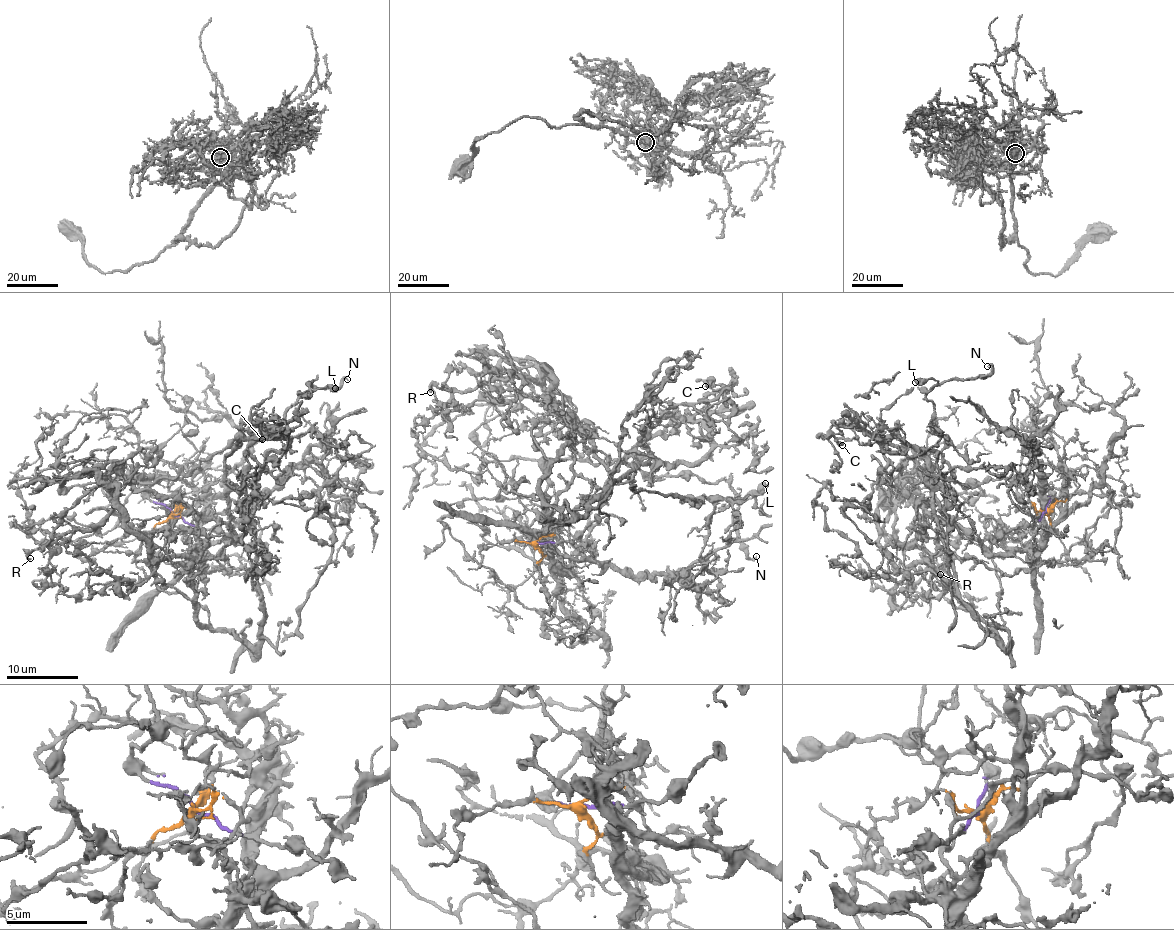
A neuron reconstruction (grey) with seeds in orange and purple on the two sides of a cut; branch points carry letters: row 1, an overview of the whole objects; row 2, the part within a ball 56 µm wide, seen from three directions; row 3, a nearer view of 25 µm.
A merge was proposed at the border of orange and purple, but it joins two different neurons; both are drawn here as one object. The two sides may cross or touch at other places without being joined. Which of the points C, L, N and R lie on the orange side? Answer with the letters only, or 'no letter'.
C, R

